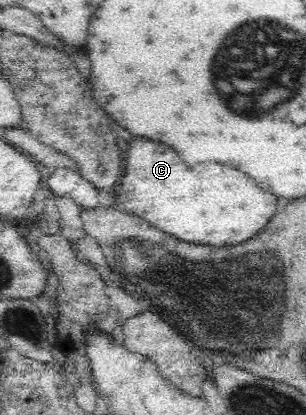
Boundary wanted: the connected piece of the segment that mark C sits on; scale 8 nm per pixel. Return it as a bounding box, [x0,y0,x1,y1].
[115,136,277,246]

